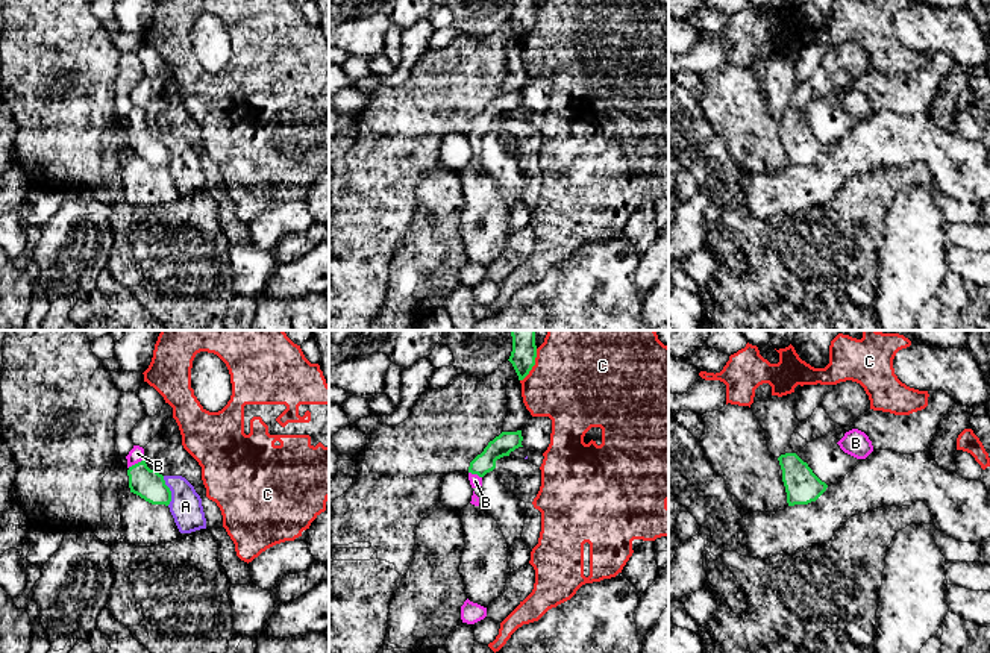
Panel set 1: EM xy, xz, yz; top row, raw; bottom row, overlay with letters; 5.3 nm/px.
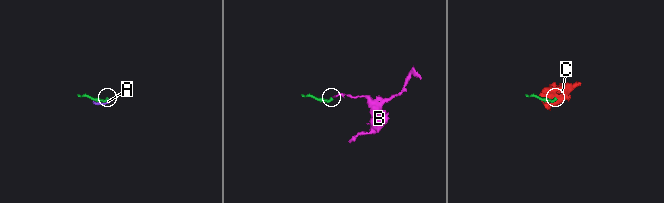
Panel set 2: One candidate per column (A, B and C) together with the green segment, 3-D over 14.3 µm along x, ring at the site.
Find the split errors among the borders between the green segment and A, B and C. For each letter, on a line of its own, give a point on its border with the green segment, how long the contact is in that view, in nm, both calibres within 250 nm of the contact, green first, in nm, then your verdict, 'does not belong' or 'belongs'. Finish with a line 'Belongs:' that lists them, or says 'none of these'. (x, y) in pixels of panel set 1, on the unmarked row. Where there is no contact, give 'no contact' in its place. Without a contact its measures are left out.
A: contact xy (170, 152); length 160 nm; calibres 160 and 170 nm; does not belong
B: contact xy (135, 124); length 100 nm; calibres 160 and 80 nm; belongs
C: contact xz (534, 24); length 200 nm; calibres 130 and 460 nm; does not belong
Belongs: B

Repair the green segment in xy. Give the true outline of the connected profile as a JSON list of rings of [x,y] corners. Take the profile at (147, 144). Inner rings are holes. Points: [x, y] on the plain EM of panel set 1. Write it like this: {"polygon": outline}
{"polygon": [[[133,106],[126,120],[130,153],[152,165],[168,167],[171,162],[171,152],[165,145],[164,136],[147,127],[144,121],[144,109]]]}

